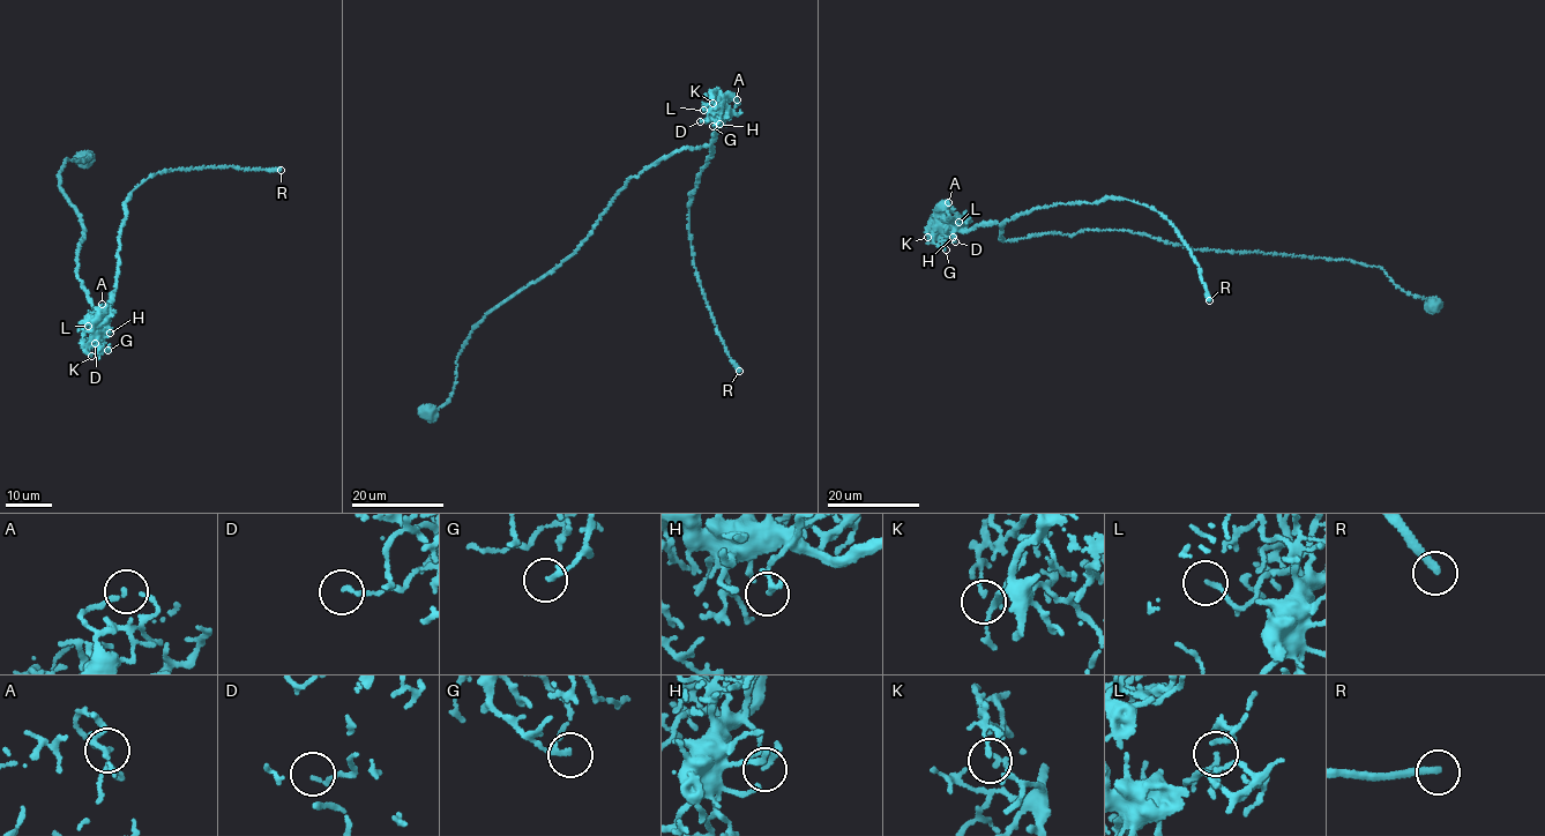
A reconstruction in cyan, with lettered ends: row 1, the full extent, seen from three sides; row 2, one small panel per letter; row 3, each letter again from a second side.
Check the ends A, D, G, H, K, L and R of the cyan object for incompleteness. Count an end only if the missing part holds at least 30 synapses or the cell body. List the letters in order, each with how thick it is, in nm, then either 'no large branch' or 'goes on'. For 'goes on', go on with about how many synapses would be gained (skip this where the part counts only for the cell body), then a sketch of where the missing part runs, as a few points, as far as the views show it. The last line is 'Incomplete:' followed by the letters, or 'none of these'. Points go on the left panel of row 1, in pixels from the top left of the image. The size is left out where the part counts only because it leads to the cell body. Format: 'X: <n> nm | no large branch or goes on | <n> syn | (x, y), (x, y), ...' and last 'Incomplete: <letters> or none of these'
A: 160 nm | no large branch
D: 120 nm | no large branch
G: 170 nm | no large branch
H: 120 nm | no large branch
K: 130 nm | no large branch
L: 140 nm | no large branch
R: 280 nm | goes on | 80 syn
Incomplete: R

